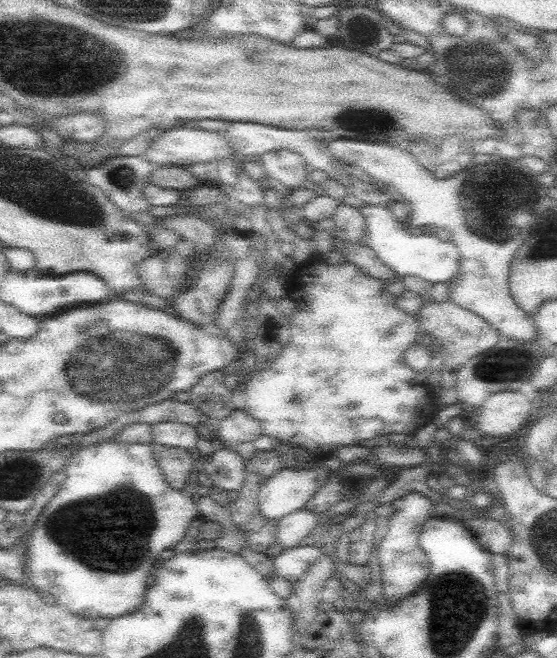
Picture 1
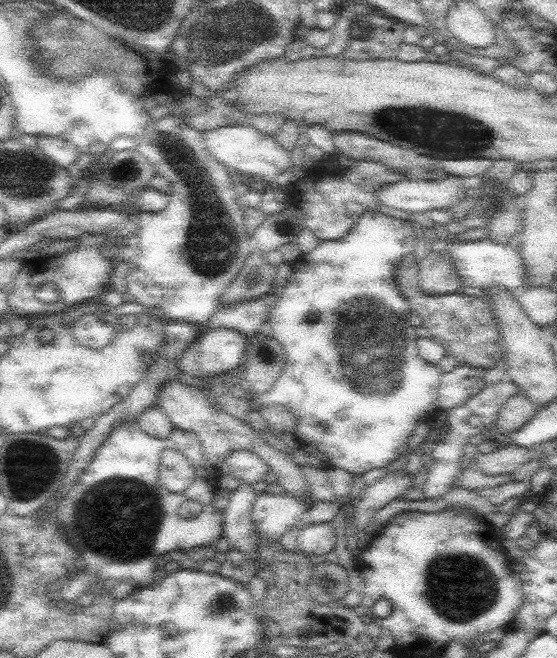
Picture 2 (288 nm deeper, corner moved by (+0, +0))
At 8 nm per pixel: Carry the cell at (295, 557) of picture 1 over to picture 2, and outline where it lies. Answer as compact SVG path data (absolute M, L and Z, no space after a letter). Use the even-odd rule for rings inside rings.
M327 522L327 524L305 524L303 530L299 530L299 536L297 536L297 552L305 554L307 558L311 556L325 556L327 552L335 550L335 530L333 526Z

